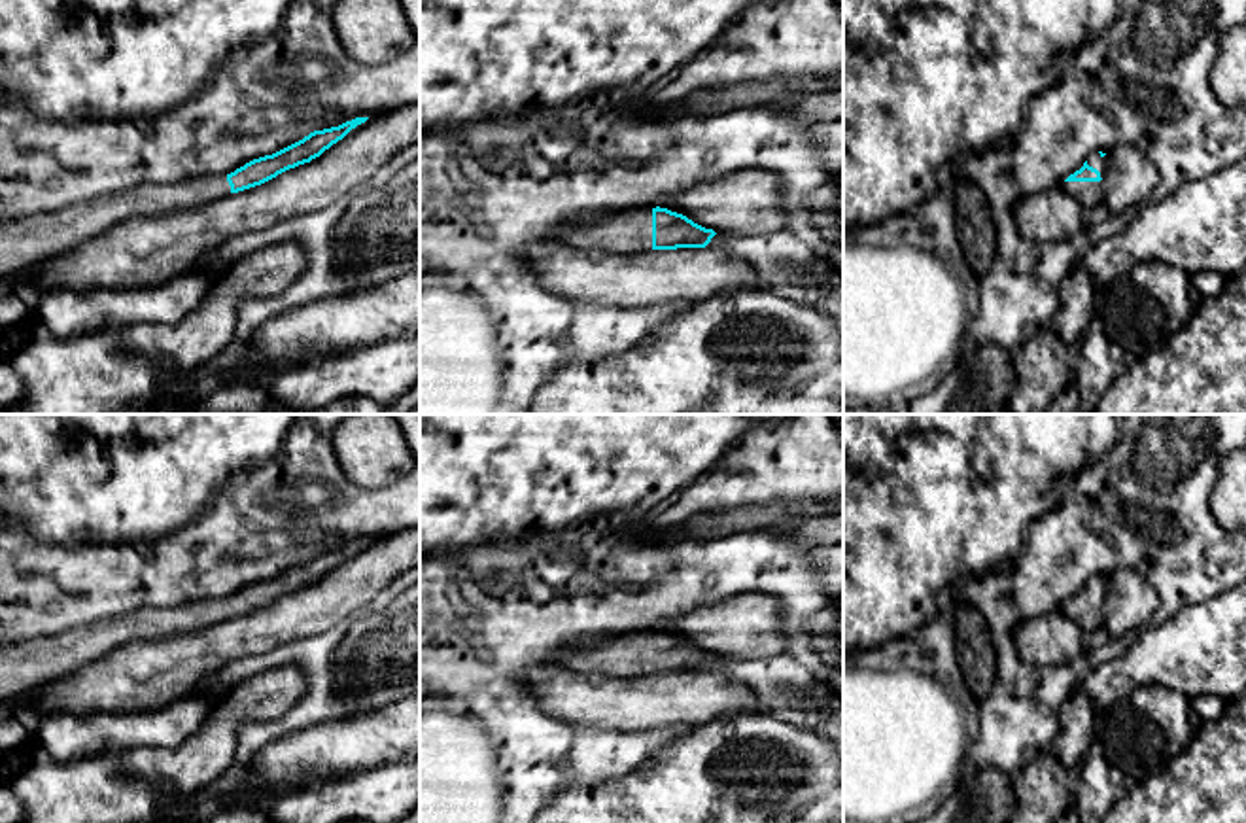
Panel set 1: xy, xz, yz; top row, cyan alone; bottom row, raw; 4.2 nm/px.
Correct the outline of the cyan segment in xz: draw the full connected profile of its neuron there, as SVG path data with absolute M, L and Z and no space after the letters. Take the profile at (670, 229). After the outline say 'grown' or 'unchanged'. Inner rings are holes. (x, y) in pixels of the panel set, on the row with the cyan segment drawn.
M667 208L632 210L594 223L569 223L550 233L579 250L643 254L650 250L705 248L717 233Z; grown

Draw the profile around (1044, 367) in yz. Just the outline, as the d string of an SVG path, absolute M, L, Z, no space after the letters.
M1051 325L1025 341L1013 363L1015 386L1010 394L1008 414L1047 414L1053 399L1074 382L1074 352Z

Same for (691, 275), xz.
M567 242L520 248L541 286L569 301L605 306L652 306L683 301L686 306L734 291L760 288L758 271L717 248L609 254Z

